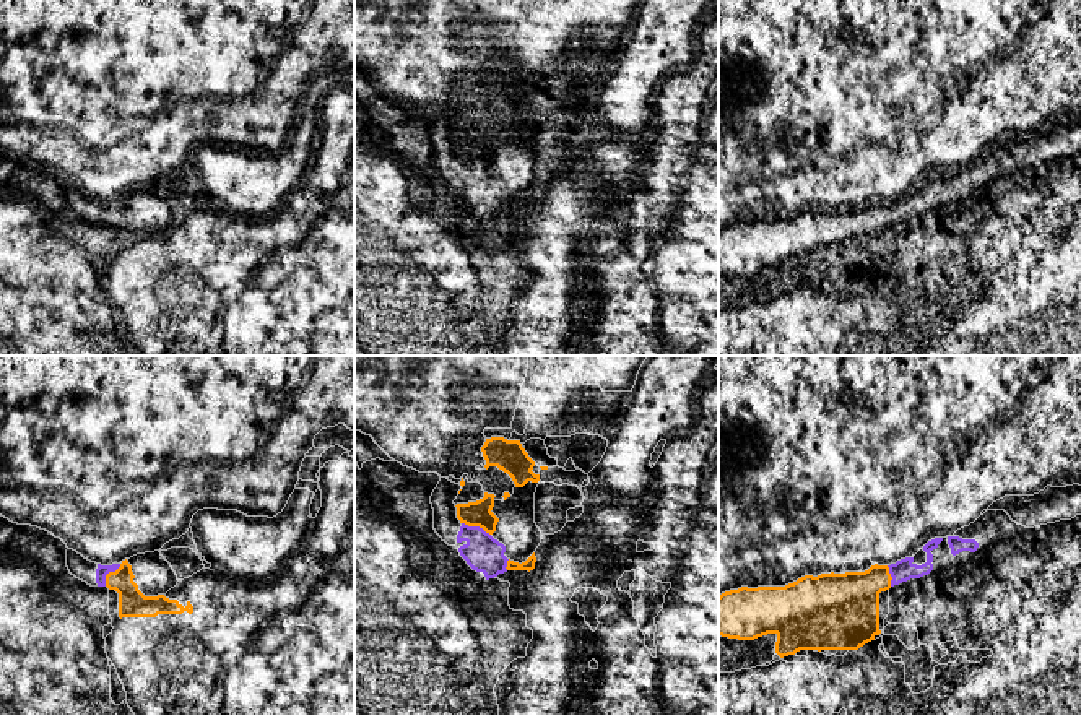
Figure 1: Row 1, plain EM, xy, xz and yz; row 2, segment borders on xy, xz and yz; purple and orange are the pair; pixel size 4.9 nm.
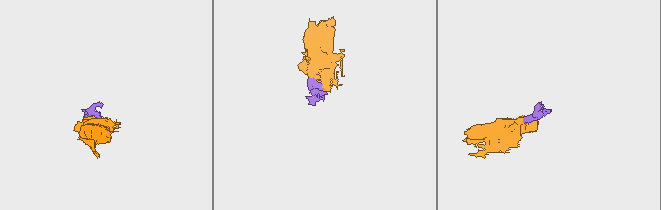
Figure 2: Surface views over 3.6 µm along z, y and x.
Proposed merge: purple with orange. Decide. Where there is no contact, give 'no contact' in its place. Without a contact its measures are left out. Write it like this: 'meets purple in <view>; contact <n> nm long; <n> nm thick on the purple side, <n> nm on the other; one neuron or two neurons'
meets purple in xz; contact 160 nm long; 180 nm thick on the purple side, 130 nm on the other; one neuron

